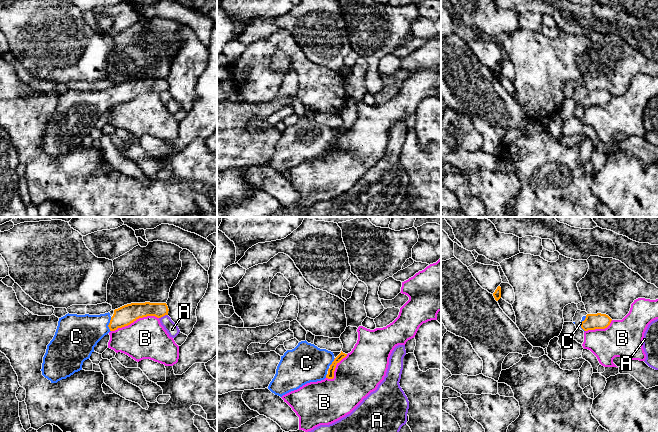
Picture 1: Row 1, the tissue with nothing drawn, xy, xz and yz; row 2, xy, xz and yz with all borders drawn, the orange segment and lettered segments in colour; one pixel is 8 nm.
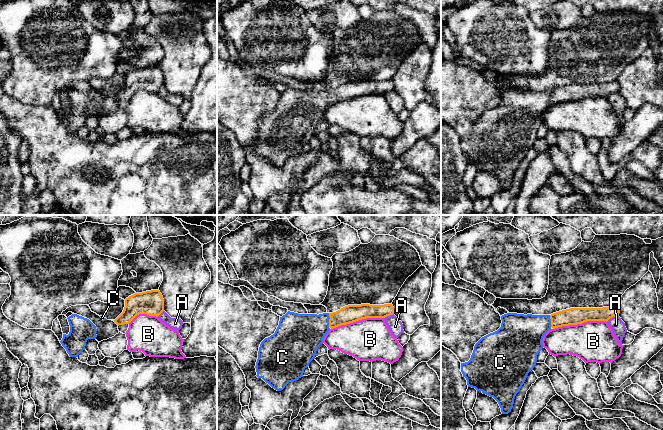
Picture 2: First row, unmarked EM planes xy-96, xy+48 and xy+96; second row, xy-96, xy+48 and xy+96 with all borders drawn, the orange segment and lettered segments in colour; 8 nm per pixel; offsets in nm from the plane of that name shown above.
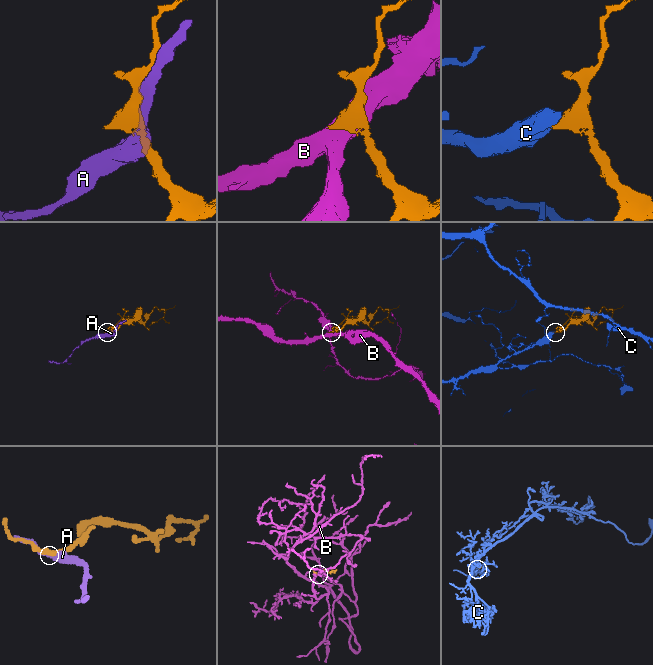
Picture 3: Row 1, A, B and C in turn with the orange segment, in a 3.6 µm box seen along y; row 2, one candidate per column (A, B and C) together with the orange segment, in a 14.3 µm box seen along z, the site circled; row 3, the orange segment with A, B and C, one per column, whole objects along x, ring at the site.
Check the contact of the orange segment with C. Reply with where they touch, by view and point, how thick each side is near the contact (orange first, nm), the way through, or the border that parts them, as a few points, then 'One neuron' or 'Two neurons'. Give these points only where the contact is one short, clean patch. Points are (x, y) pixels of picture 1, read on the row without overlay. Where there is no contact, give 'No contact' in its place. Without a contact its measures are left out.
Touches orange at xy (109, 100). Thickness 160 nm (orange) against 300 nm. Path across: xy (127, 90), (109, 100), (96, 102), (80, 110). One neuron

